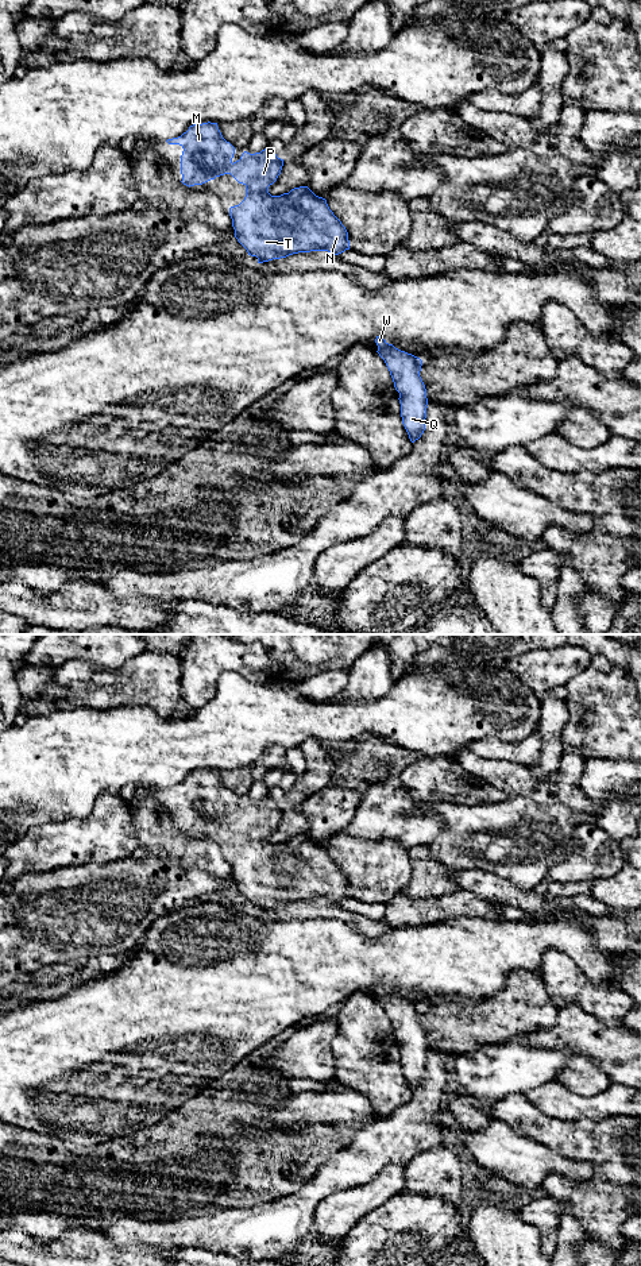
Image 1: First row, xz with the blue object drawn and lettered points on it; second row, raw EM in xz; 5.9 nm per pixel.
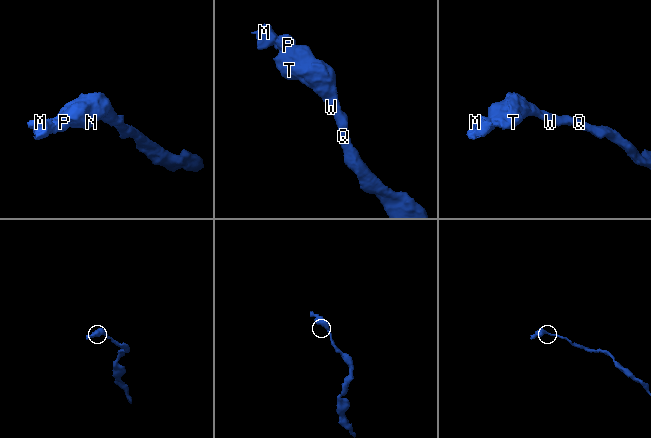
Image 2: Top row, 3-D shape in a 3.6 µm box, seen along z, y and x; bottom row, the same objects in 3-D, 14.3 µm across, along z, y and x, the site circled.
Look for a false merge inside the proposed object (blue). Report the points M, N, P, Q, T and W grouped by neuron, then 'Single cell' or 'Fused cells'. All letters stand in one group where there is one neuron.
Groups: M N P Q T W. Single cell

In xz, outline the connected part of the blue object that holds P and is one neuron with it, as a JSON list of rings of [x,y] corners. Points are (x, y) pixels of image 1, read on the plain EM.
[[[211,769],[193,772],[181,784],[167,787],[166,790],[169,792],[179,792],[184,796],[181,803],[181,830],[184,833],[189,835],[202,833],[216,825],[231,822],[239,831],[246,834],[244,848],[239,853],[229,856],[229,864],[232,866],[235,885],[247,898],[248,903],[258,906],[258,911],[286,906],[298,900],[328,899],[339,903],[350,898],[348,880],[329,857],[325,846],[316,844],[308,834],[294,835],[281,844],[271,844],[269,841],[269,834],[277,829],[283,814],[283,807],[278,806],[271,798],[264,796],[255,802],[244,799],[240,807],[233,810],[235,795],[223,786],[217,771]]]

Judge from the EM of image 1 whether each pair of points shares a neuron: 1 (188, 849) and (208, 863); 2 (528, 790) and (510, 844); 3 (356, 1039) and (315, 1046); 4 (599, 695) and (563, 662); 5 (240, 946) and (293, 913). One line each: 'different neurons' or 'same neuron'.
1: same neuron
2: different neurons
3: different neurons
4: different neurons
5: different neurons

